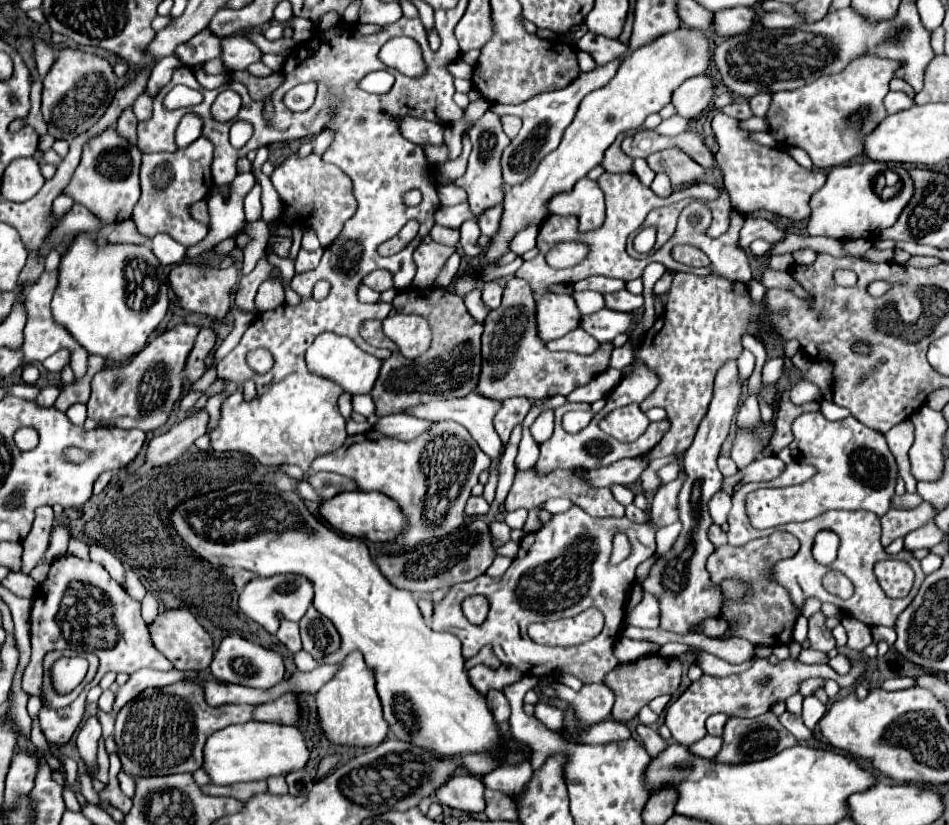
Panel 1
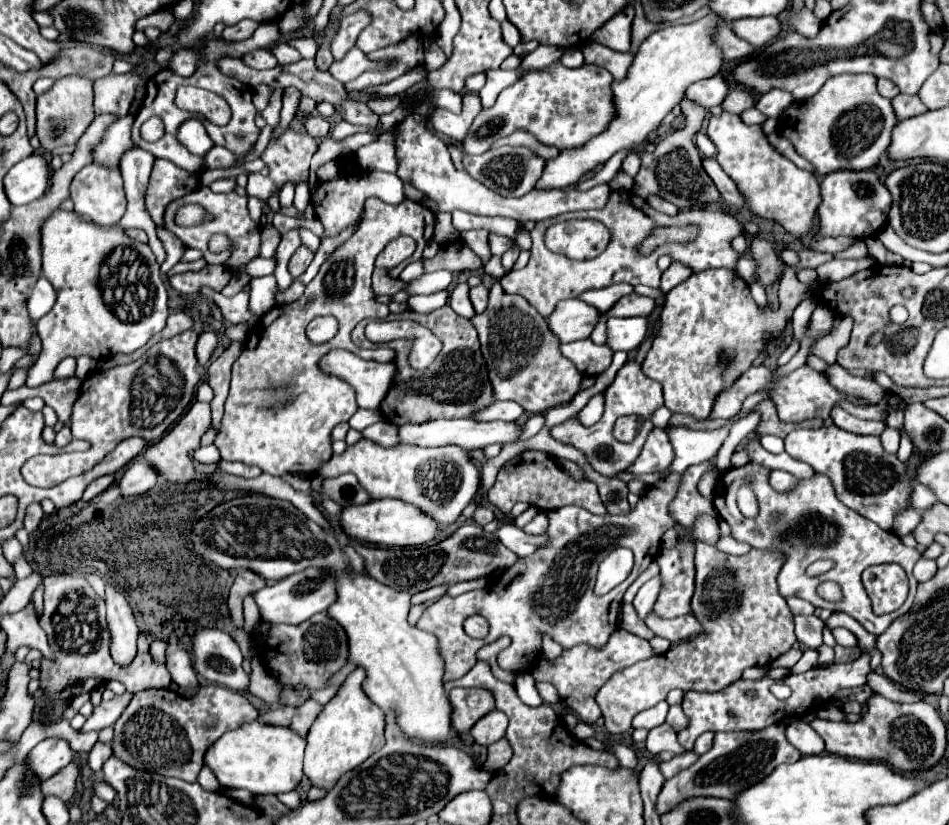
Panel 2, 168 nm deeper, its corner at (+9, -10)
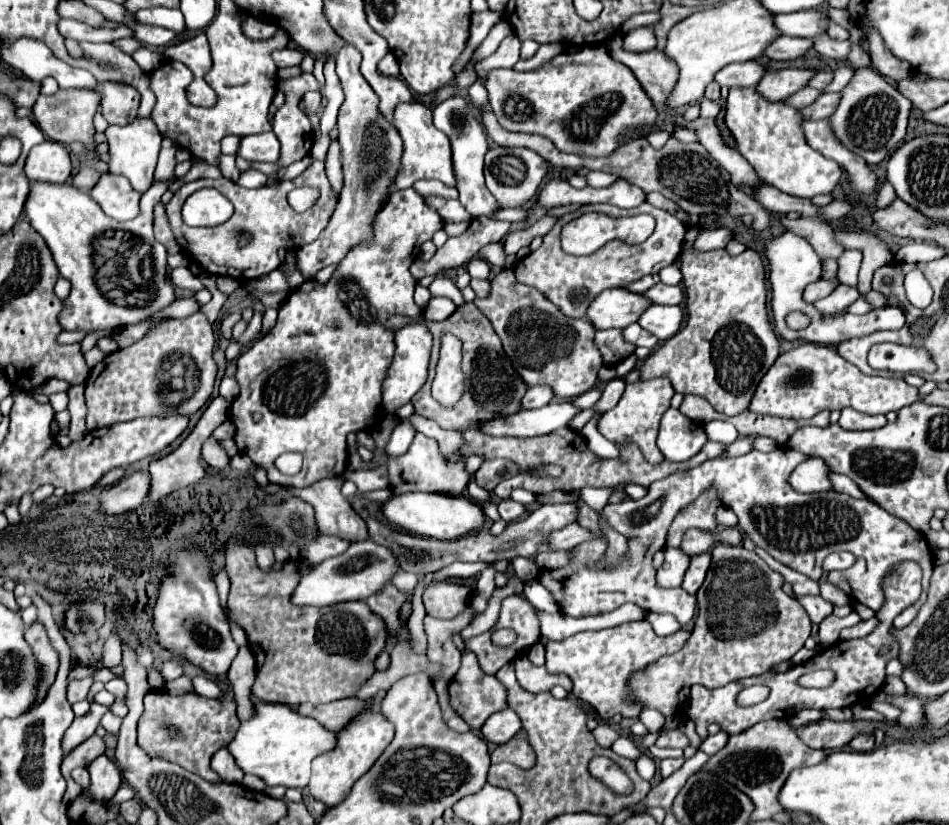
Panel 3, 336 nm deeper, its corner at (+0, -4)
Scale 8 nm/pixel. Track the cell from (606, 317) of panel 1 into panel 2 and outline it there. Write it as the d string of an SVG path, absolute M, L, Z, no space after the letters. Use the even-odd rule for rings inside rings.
M645 316L637 318L609 318L609 348L633 352L653 334L653 322Z

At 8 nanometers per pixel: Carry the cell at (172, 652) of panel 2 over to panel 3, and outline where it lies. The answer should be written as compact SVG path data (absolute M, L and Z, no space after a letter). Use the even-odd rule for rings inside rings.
M206 676L192 678L192 686L194 686L194 692L198 692L200 696L206 696L206 698L218 698L218 694L222 694L220 686L214 680L208 680Z

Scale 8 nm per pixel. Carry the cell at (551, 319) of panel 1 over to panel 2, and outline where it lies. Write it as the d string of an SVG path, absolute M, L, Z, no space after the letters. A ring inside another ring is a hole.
M563 300L549 316L549 326L561 342L575 342L591 336L599 316L601 310L583 300Z

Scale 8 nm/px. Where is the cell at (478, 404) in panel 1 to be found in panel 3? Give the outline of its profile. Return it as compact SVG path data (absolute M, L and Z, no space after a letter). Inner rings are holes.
M534 386L534 388L526 390L526 394L522 396L520 404L522 404L522 408L542 408L552 398L554 398L554 394L550 394L548 386Z

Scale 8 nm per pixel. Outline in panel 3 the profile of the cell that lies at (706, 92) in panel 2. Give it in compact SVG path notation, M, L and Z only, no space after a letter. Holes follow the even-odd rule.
M750 60L750 62L742 62L742 64L730 64L730 66L724 66L716 76L714 80L720 84L720 86L726 86L726 88L754 88L758 84L758 80L764 76L764 66L756 60Z

